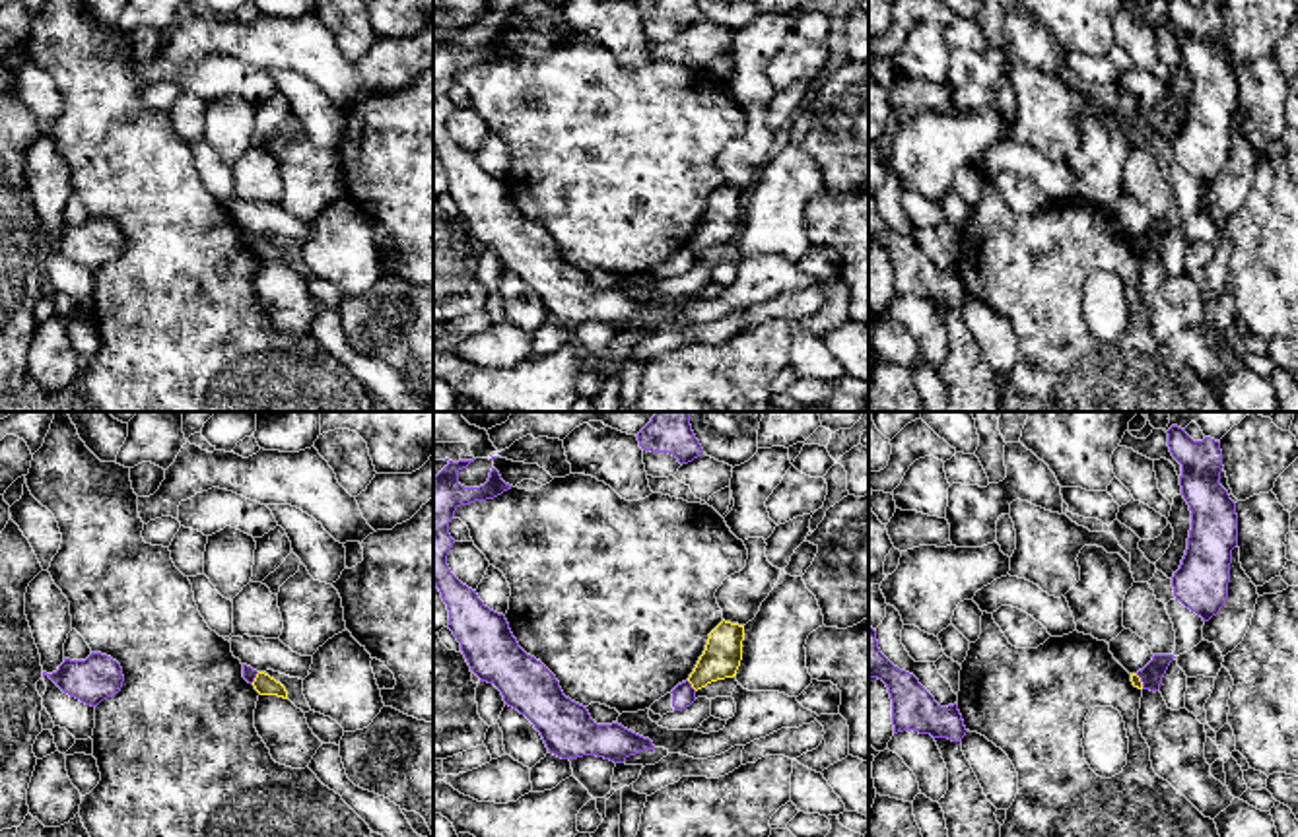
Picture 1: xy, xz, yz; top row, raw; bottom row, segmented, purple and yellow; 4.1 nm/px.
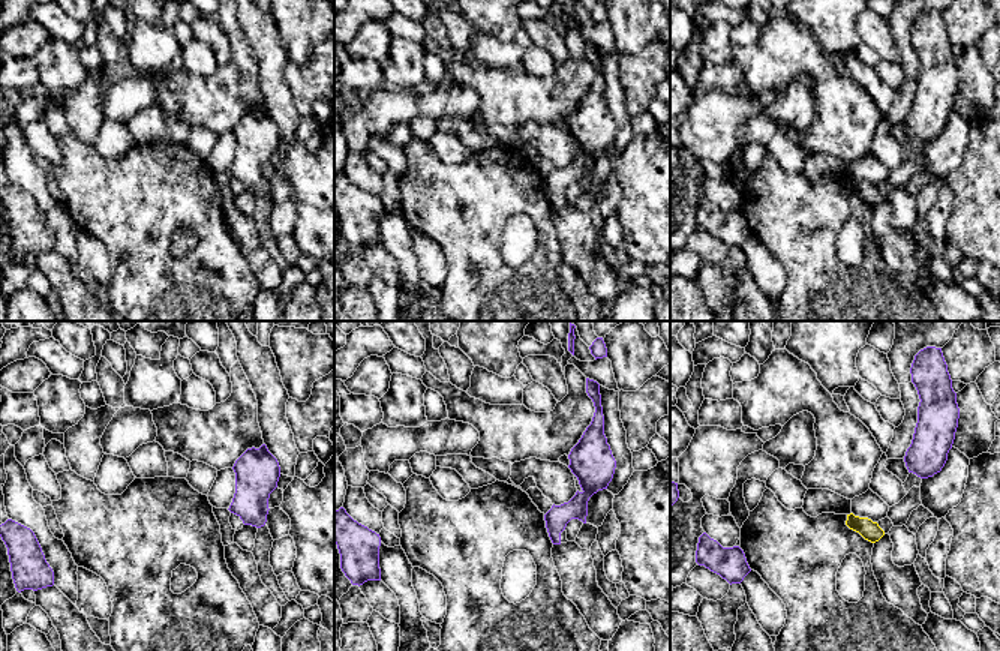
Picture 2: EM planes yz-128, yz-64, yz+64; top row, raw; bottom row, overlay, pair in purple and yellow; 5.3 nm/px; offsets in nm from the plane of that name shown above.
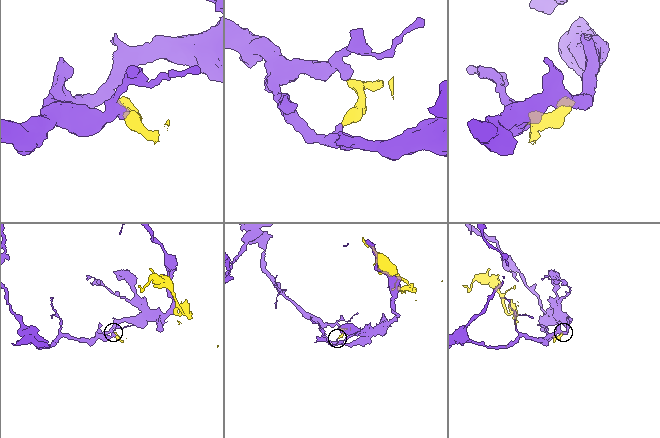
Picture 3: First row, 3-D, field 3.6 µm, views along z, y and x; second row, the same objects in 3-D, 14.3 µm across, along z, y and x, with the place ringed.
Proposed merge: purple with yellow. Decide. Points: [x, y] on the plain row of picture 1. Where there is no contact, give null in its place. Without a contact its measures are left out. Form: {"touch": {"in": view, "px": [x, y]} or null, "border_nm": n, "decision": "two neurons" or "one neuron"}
{"touch": {"in": "xz", "px": [690, 251]}, "border_nm": 60, "decision": "two neurons"}

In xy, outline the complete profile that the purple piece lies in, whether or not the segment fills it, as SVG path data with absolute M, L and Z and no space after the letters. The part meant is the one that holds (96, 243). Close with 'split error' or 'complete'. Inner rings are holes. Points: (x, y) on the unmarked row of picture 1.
M91 218L85 225L64 223L56 237L43 237L45 241L64 258L91 272L119 258L124 247L120 229L101 218Z; complete

